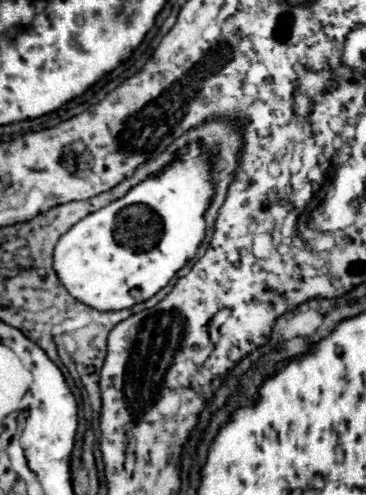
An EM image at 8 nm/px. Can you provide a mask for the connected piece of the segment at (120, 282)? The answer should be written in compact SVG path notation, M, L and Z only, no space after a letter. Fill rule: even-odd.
M202 143L188 145L160 175L142 181L116 203L96 211L96 229L84 227L88 235L72 235L72 229L68 229L54 247L54 271L70 295L96 311L120 311L166 287L174 273L196 255L204 239L204 211L214 195L208 165L210 153L206 147ZM76 247L88 251L88 255L68 255Z

